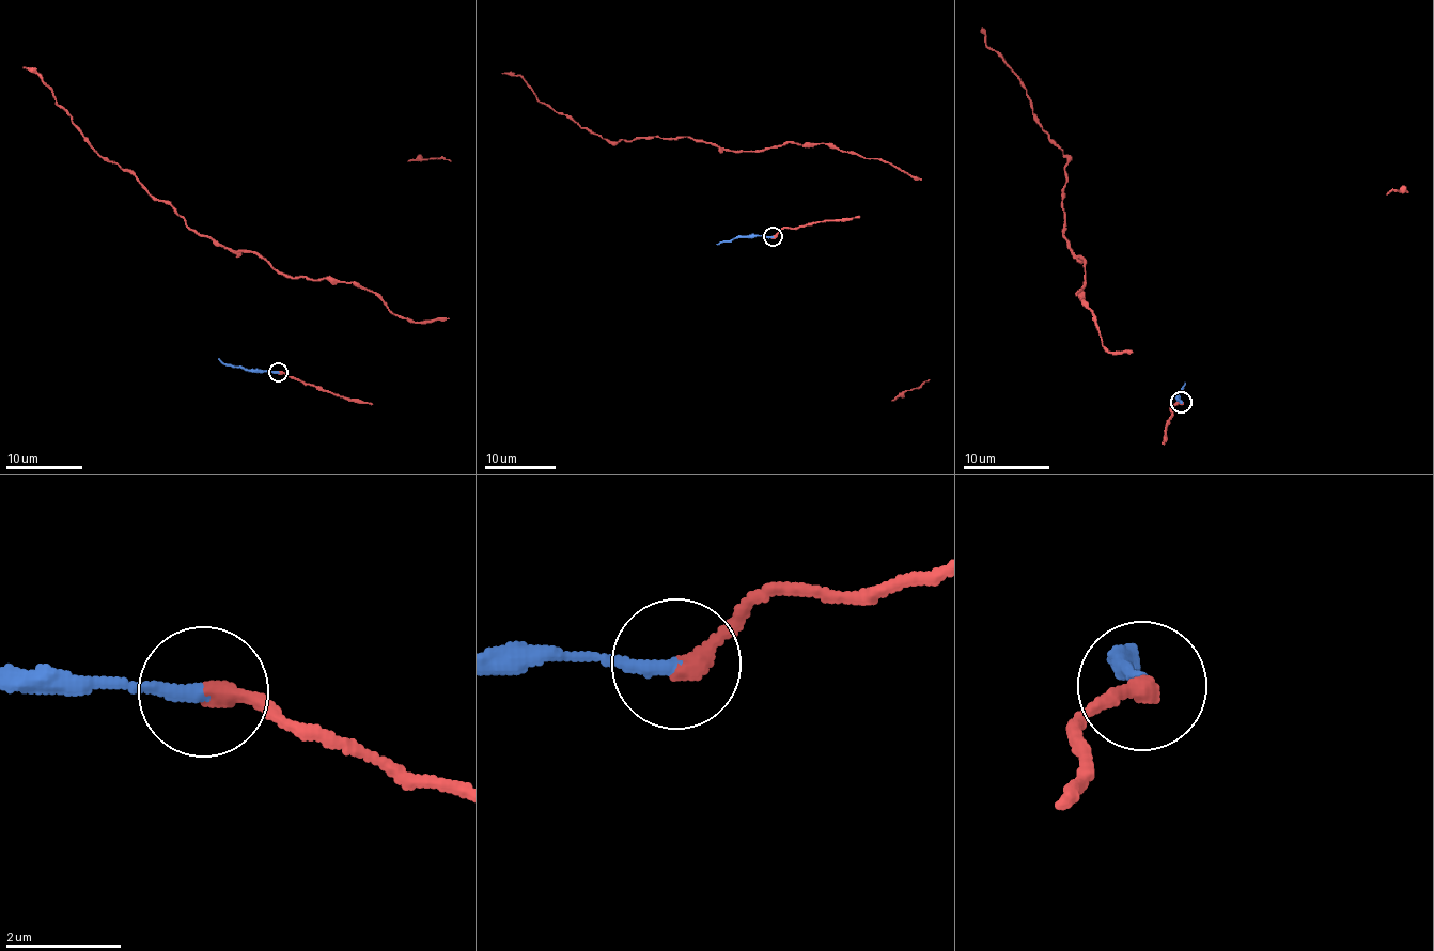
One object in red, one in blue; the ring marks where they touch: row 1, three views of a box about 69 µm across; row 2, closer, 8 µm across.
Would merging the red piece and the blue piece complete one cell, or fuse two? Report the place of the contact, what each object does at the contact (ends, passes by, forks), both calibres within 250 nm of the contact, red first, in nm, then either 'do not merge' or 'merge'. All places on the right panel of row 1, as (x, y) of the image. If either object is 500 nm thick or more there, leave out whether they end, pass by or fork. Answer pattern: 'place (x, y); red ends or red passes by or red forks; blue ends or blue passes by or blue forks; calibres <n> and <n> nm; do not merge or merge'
place (1181, 402); red ends; blue ends; calibres 360 and 280 nm; merge

